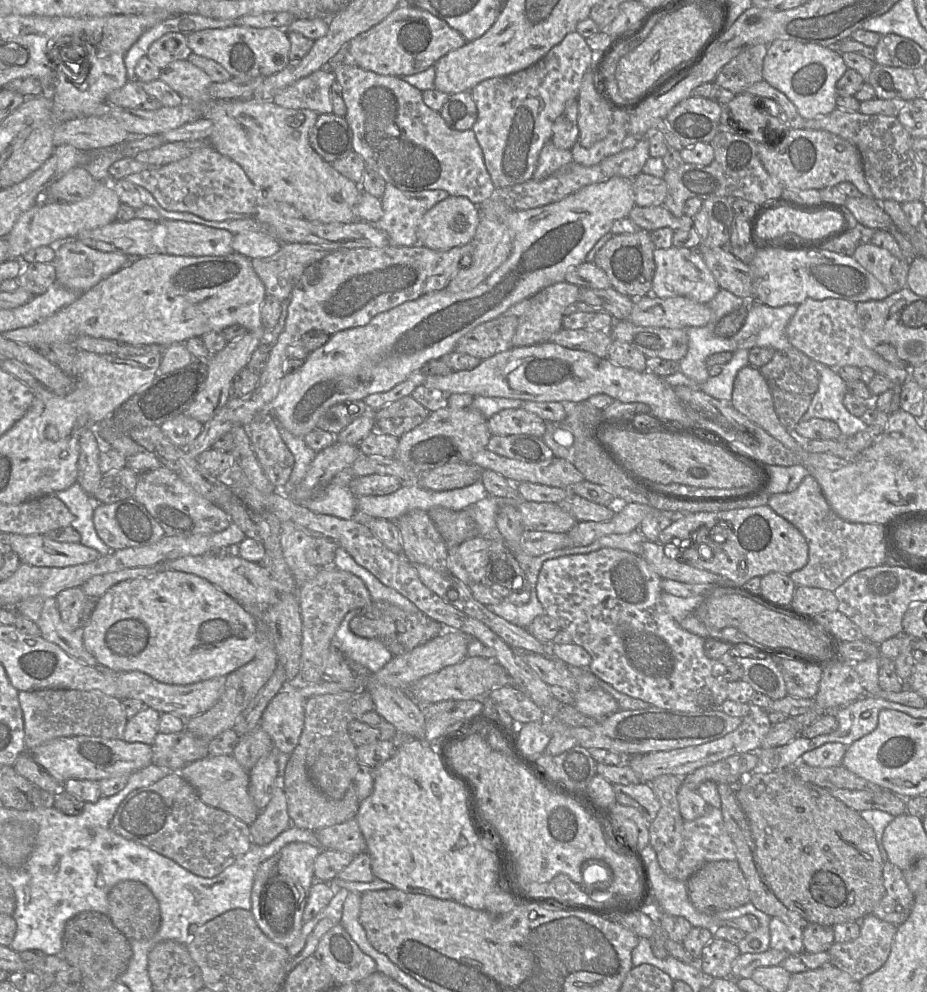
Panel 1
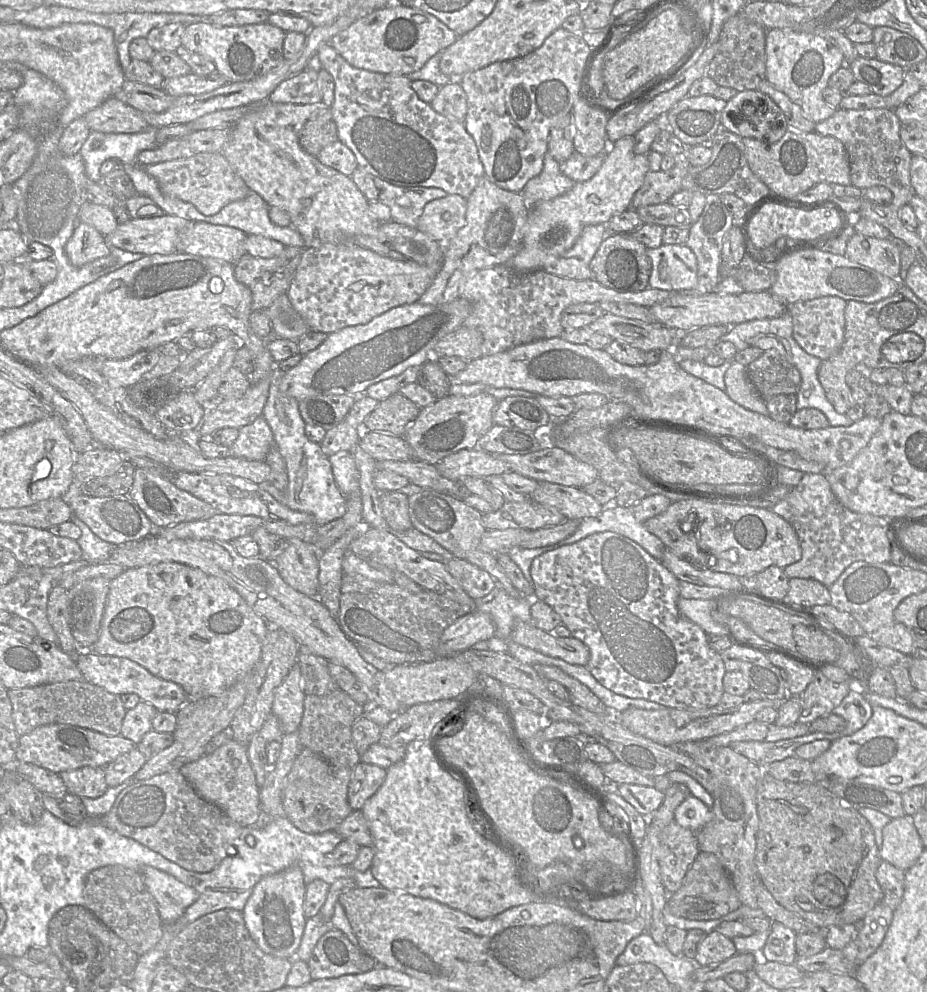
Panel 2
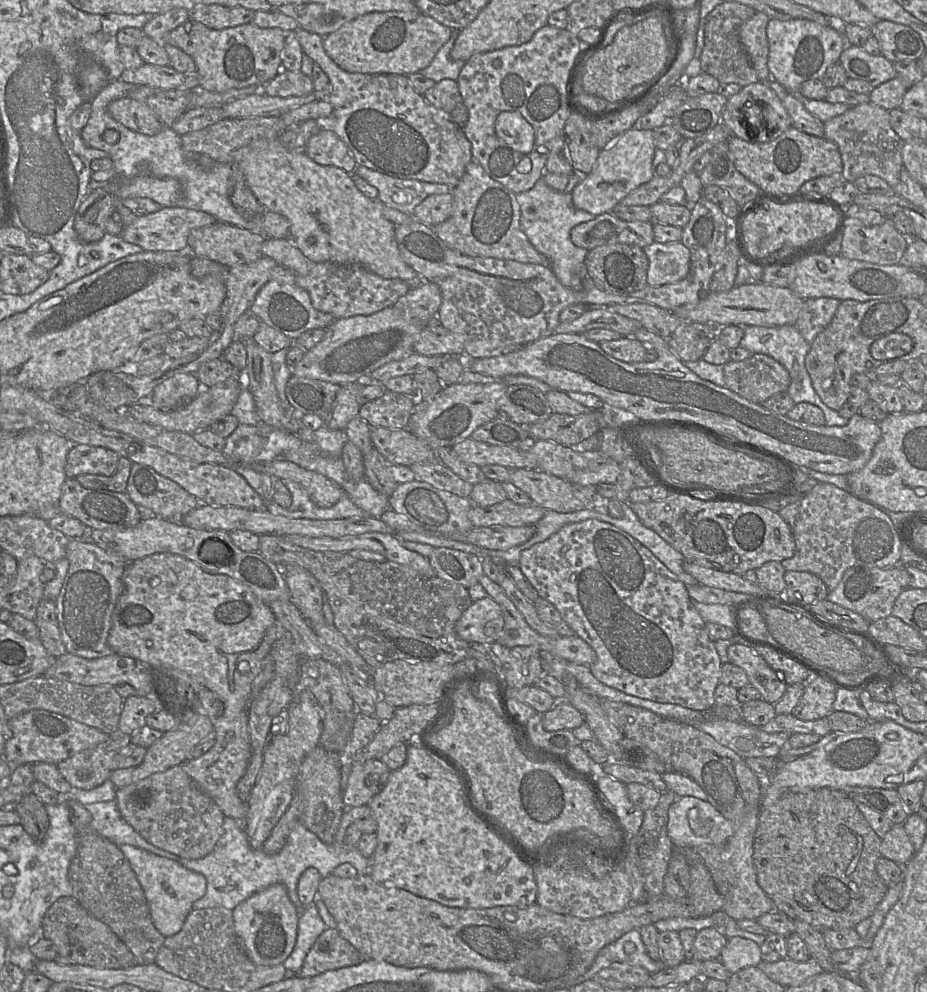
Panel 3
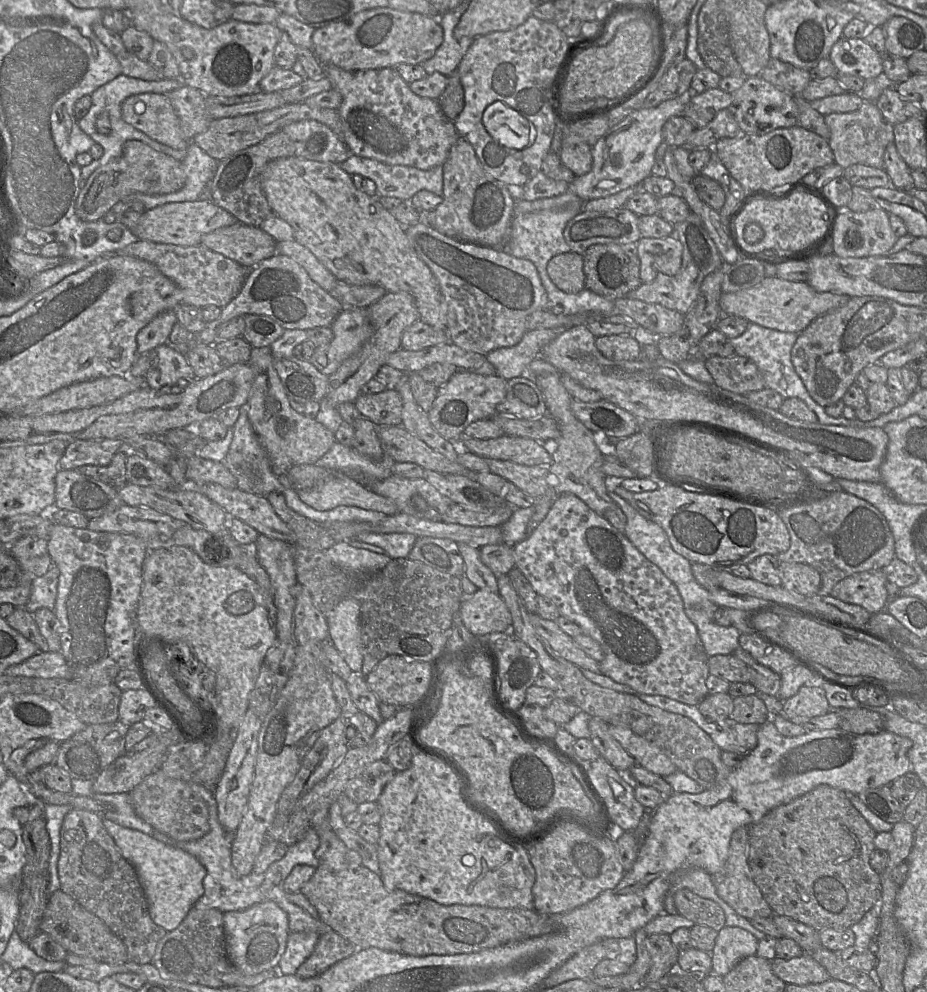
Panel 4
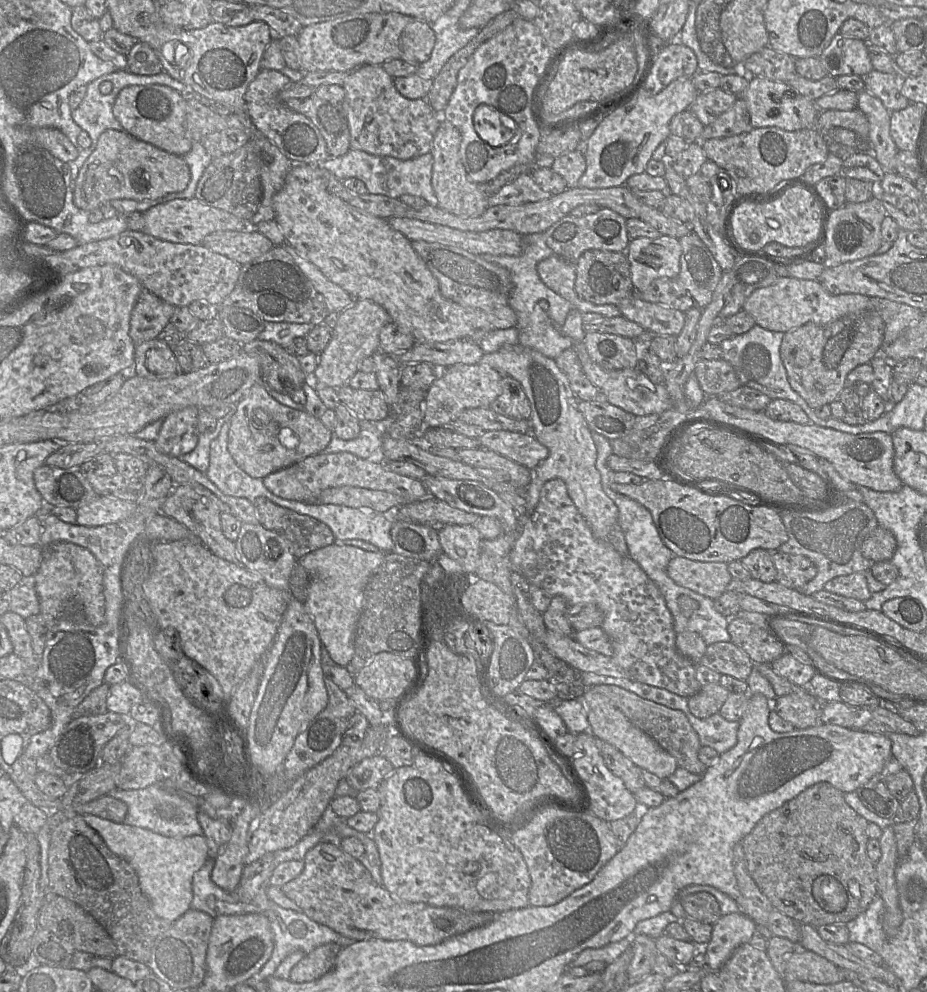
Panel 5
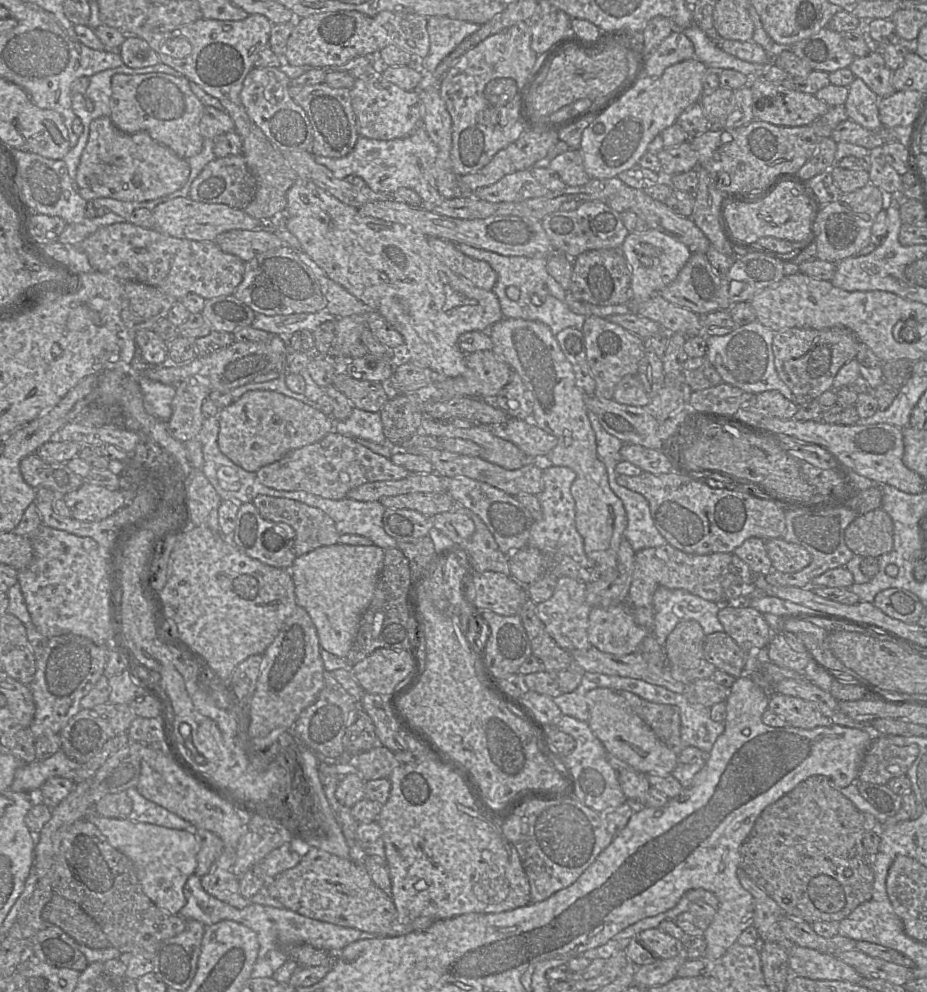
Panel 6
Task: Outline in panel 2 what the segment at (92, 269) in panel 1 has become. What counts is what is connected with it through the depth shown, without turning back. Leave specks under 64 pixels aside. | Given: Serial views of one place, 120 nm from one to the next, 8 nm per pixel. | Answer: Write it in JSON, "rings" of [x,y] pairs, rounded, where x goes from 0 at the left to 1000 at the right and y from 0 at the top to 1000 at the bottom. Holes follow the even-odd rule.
{"rings":[[[84,224],[70,247],[70,255],[79,268],[87,269],[117,258],[119,251],[113,239],[100,228]]]}

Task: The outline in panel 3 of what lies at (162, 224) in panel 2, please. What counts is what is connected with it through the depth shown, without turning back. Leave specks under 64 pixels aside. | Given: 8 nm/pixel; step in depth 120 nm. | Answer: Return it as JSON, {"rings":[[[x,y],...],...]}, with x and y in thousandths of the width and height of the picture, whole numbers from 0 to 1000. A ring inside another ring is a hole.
{"rings":[[[194,208],[175,209],[172,213],[148,219],[133,230],[131,239],[138,245],[151,248],[157,254],[202,254],[203,238],[208,231],[234,225],[229,217]]]}

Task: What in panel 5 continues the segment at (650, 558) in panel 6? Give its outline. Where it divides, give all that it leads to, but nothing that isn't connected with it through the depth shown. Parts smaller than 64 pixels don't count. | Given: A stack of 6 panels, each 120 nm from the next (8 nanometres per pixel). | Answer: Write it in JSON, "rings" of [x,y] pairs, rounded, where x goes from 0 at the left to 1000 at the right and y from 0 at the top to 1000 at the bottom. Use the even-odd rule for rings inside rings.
{"rings":[[[735,560],[722,567],[720,579],[731,590],[768,605],[776,603],[790,585],[785,568],[749,566]]]}

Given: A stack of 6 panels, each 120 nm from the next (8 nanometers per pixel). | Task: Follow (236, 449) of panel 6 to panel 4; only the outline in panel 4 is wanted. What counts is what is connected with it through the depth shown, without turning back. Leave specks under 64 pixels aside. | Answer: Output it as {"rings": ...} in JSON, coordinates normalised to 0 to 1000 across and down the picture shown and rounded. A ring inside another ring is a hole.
{"rings":[[[291,350],[273,351],[268,367],[274,375],[274,382],[265,405],[268,422],[299,480],[309,479],[318,470],[340,468],[361,447],[358,436],[340,421],[319,415],[310,400],[301,379],[294,369]]]}

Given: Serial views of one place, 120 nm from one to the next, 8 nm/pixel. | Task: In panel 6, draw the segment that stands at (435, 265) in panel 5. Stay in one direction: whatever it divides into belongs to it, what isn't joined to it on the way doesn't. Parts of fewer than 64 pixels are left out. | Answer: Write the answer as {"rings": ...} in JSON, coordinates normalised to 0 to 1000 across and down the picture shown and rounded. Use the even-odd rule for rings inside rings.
{"rings":[[[472,240],[462,242],[468,256],[487,273],[503,280],[516,290],[531,293],[536,283],[536,275],[525,264],[499,256],[488,244]]]}

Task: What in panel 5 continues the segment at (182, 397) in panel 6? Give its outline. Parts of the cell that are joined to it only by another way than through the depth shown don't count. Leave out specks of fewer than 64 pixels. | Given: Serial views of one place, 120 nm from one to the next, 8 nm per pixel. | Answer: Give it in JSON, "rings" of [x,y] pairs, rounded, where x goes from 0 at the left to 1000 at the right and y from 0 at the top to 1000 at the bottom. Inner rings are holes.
{"rings":[[[204,409],[179,419],[167,445],[169,453],[176,458],[193,462],[206,456],[215,444],[215,415],[214,410]]]}

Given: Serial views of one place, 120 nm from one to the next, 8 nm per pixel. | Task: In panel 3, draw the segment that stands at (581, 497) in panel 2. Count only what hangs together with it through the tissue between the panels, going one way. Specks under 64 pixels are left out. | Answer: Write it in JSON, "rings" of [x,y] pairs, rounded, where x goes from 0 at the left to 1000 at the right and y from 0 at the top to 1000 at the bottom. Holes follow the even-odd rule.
{"rings":[[[549,474],[549,486],[587,514],[614,517],[632,512],[632,507],[620,500],[619,490],[605,482],[584,474]]]}

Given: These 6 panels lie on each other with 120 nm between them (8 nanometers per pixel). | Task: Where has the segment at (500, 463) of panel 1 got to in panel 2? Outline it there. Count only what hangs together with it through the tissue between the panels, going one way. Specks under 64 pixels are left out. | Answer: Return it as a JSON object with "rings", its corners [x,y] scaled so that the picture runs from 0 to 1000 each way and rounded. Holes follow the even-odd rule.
{"rings":[[[587,450],[567,459],[532,458],[543,465],[549,475],[576,483],[629,493],[646,483],[644,474],[609,454]]]}

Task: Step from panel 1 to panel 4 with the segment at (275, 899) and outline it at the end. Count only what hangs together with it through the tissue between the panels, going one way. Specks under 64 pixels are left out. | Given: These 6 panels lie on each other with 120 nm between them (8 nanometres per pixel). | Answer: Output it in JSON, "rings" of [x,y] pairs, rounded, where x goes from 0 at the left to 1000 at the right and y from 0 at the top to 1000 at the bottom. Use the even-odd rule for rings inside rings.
{"rings":[[[287,908],[262,918],[241,920],[243,956],[249,971],[273,983],[297,976],[306,962],[313,942],[311,923],[297,909]]]}

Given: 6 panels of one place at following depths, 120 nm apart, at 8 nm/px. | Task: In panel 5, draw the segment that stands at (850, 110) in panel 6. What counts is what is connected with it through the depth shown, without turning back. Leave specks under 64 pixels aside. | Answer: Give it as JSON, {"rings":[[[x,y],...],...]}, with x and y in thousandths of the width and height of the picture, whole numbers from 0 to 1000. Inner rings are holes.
{"rings":[[[935,91],[924,95],[924,109],[937,123],[937,152],[946,160],[954,173],[965,173],[965,157],[969,153],[960,135],[960,112],[951,102]]]}

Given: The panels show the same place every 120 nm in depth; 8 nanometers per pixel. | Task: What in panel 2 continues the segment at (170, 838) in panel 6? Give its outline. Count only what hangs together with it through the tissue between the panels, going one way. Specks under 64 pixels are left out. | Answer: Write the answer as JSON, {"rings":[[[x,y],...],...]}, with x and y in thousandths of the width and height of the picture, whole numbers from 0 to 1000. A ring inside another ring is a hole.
{"rings":[[[154,873],[150,880],[169,911],[176,931],[189,929],[214,905],[209,895],[166,874]]]}

